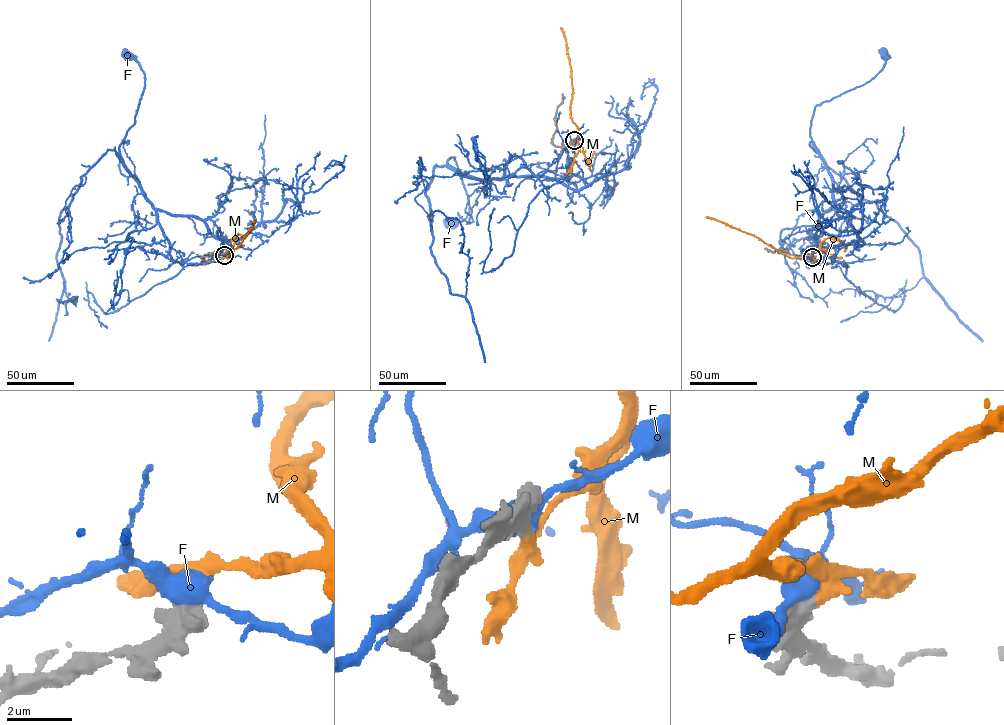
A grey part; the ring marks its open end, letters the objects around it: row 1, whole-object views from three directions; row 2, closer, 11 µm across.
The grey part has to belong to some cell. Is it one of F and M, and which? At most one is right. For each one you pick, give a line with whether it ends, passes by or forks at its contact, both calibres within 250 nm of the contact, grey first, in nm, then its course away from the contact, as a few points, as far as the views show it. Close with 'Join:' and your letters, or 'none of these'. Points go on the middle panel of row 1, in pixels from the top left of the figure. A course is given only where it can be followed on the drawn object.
M: it ends there; 360 nm thick on the grey side, 400 nm on the other; it runs (574, 140), (578, 128), (570, 116), (571, 72), (566, 40), (560, 27)
Join: M

